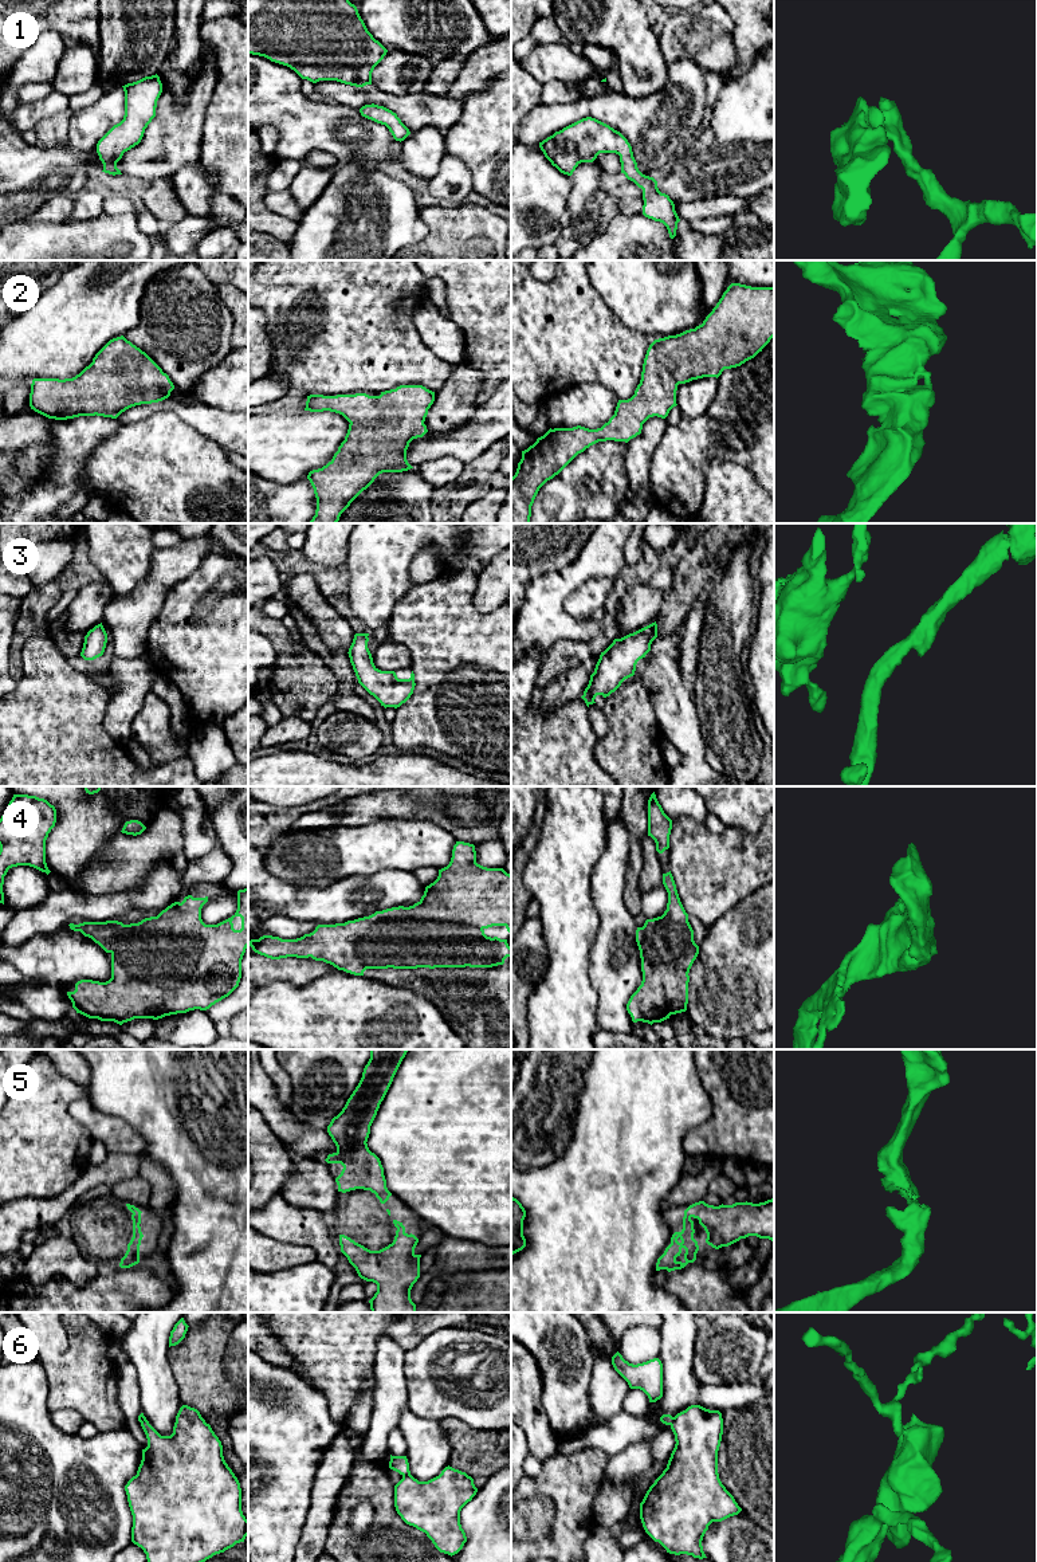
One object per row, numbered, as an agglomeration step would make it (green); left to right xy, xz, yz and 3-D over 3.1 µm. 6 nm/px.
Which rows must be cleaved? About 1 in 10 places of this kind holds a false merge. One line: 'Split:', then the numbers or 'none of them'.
Split: 6

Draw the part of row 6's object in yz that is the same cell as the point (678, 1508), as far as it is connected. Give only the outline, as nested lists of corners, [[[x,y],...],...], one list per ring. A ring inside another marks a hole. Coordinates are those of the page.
[[[691,1405],[675,1416],[671,1429],[675,1435],[675,1448],[667,1468],[640,1503],[640,1519],[645,1532],[667,1553],[703,1559],[707,1557],[702,1541],[708,1526],[742,1511],[734,1496],[722,1484],[718,1473],[718,1451],[723,1435],[722,1413]]]

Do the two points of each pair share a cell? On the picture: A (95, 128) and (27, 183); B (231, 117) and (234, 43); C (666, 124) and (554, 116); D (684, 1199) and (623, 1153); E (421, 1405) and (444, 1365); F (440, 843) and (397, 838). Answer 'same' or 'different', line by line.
A: same
B: same
C: same
D: different
E: same
F: same

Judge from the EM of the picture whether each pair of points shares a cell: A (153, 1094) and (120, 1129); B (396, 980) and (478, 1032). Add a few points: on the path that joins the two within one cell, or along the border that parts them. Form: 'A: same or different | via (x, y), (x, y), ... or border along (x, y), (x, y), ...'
A: different | border along (97, 1110), (124, 1119), (142, 1138), (145, 1148)
B: same | via (416, 980), (432, 985), (459, 1012)

